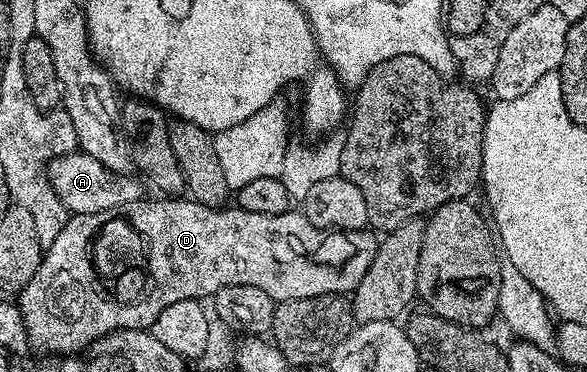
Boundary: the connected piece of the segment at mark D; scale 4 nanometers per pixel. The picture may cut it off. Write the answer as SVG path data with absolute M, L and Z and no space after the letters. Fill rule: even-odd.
M164 196L160 200L161 202L147 202L147 200L131 202L118 208L106 208L106 212L72 214L62 232L58 232L58 236L54 236L54 240L47 243L33 279L18 295L18 305L28 333L28 345L33 351L37 350L40 356L79 355L95 347L101 338L114 333L115 330L148 330L154 324L154 320L162 316L162 308L170 308L170 304L178 304L178 300L208 300L218 292L218 288L226 288L230 284L250 284L254 288L262 288L262 292L266 292L266 296L273 298L276 303L323 294L348 296L358 288L362 276L366 276L366 268L370 268L376 255L378 238L368 228L345 231L319 230L314 224L310 224L310 220L306 220L303 212L262 216L262 212L246 212L239 208L228 210L229 208L207 207L206 204L195 202L188 196Z

